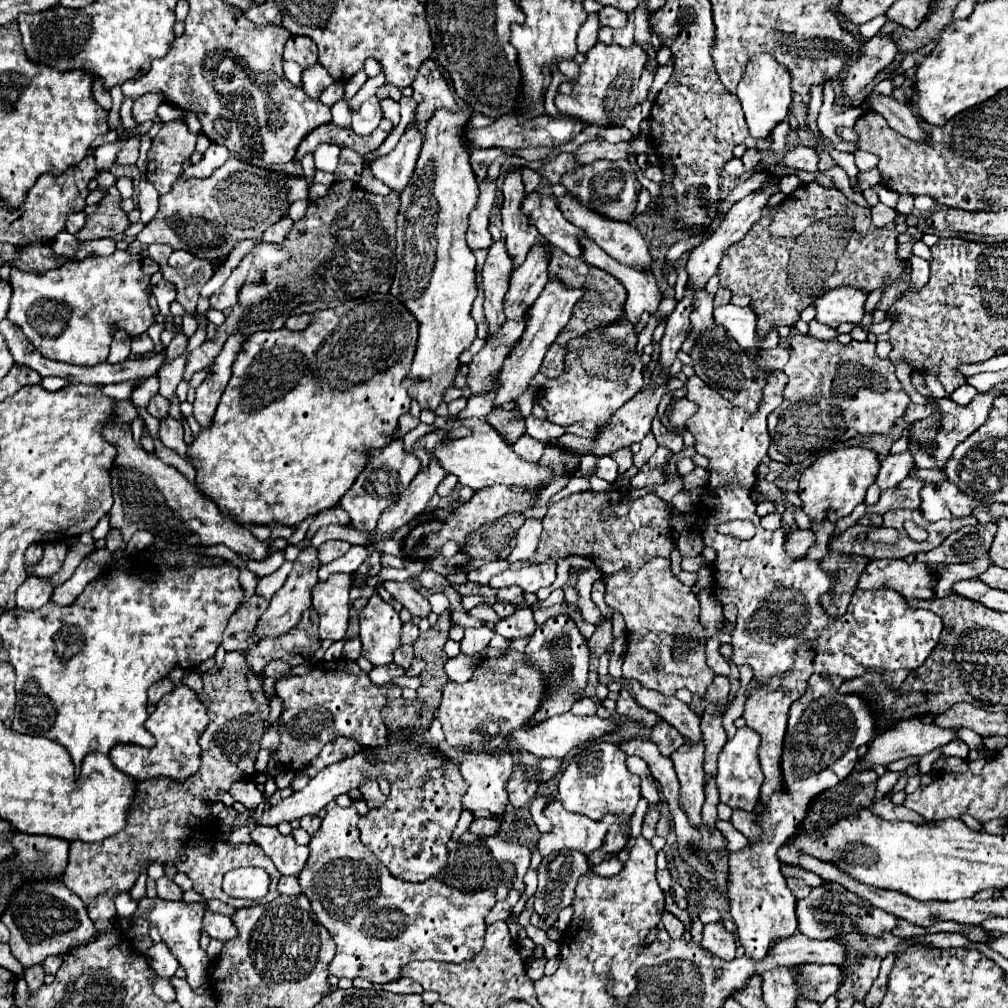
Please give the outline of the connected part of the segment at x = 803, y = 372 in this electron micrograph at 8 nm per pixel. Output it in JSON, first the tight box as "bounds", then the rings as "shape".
{"bounds":[767,335,909,463],"shape":[[[793,335],[791,337],[791,351],[789,351],[789,363],[783,367],[783,371],[787,373],[789,377],[789,383],[783,391],[783,405],[777,407],[777,411],[773,411],[767,419],[767,425],[769,425],[769,433],[771,433],[771,445],[769,445],[769,457],[773,461],[779,461],[779,463],[801,463],[801,455],[807,457],[811,453],[817,453],[817,451],[827,451],[831,449],[831,443],[843,443],[855,435],[871,435],[871,433],[887,433],[897,419],[903,417],[907,405],[909,405],[909,397],[907,393],[903,391],[901,383],[897,381],[895,377],[895,367],[889,359],[879,359],[875,355],[875,345],[869,343],[869,341],[851,341],[849,345],[841,345],[839,341],[819,341],[819,339],[813,339],[809,335]]]}

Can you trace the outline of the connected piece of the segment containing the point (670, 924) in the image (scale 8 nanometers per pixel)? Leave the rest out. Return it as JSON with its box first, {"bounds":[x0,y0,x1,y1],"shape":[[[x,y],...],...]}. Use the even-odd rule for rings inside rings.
{"bounds":[661,913,685,939],"shape":[[[663,913],[661,923],[663,923],[663,927],[667,929],[667,933],[669,933],[671,939],[681,939],[681,937],[683,937],[685,925],[683,925],[679,919],[675,919],[671,913]]]}

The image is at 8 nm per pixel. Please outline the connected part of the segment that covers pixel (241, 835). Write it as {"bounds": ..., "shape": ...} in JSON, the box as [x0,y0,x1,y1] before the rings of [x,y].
{"bounds":[229,825,251,847],"shape":[[[249,825],[235,829],[235,831],[231,833],[231,837],[229,837],[229,845],[231,845],[231,847],[237,847],[237,845],[241,845],[241,843],[251,843],[251,835],[249,835],[249,833],[251,833]]]}

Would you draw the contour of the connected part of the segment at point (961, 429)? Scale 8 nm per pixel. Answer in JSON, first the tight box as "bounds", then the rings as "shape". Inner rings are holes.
{"bounds":[911,370,995,469],"shape":[[[916,370],[912,371],[911,383],[915,385],[917,393],[921,393],[921,395],[925,397],[927,405],[929,405],[929,403],[935,403],[935,405],[937,405],[937,411],[939,411],[939,415],[941,415],[941,427],[939,427],[939,433],[935,435],[933,443],[927,443],[927,453],[935,459],[935,469],[941,469],[941,467],[945,465],[945,461],[951,457],[955,445],[959,445],[967,435],[971,435],[971,433],[985,421],[987,411],[989,411],[989,407],[991,407],[991,403],[993,403],[995,397],[993,397],[993,393],[979,393],[969,405],[961,407],[961,405],[957,405],[955,401],[951,401],[949,397],[945,397],[945,399],[933,399],[931,393],[929,393],[929,389],[927,389],[926,383],[923,383],[922,375]]]}

